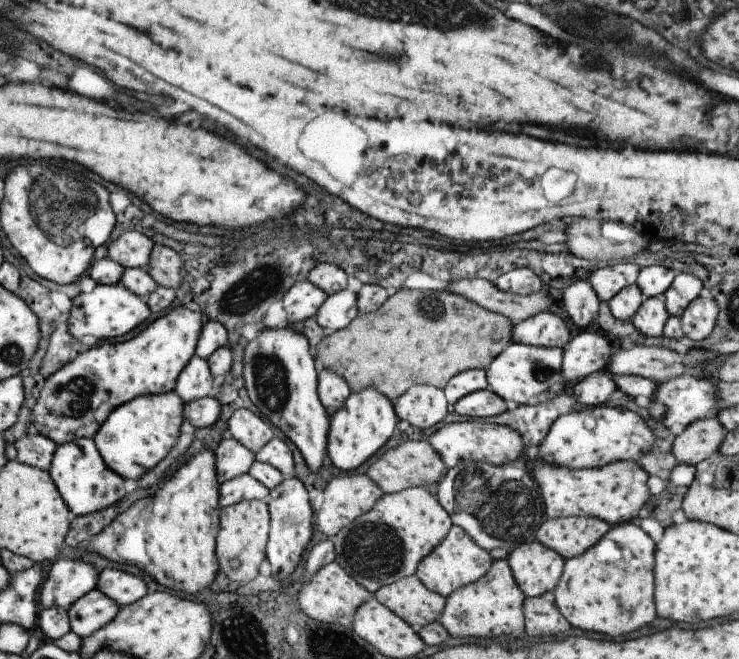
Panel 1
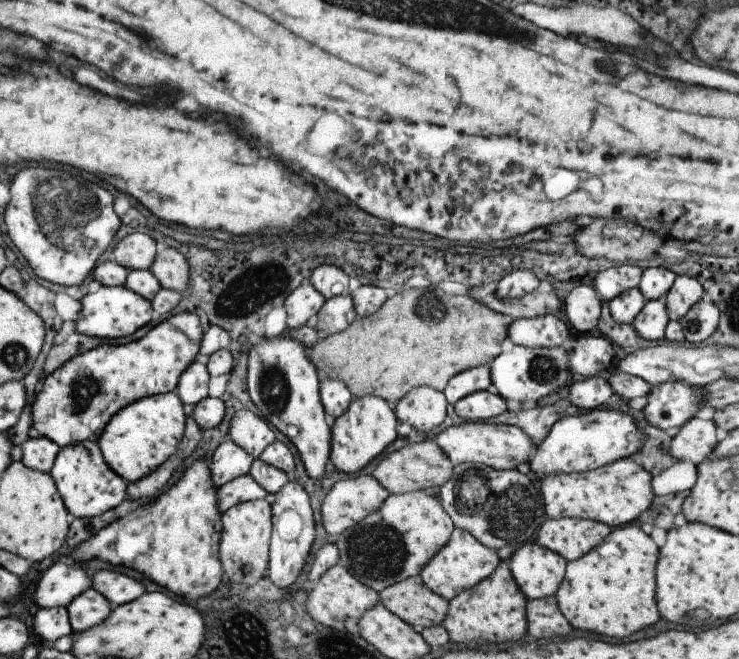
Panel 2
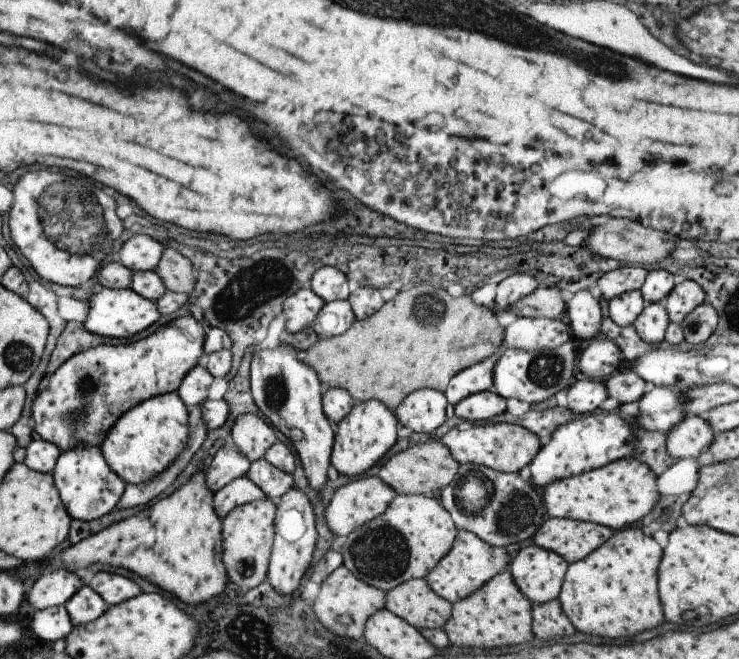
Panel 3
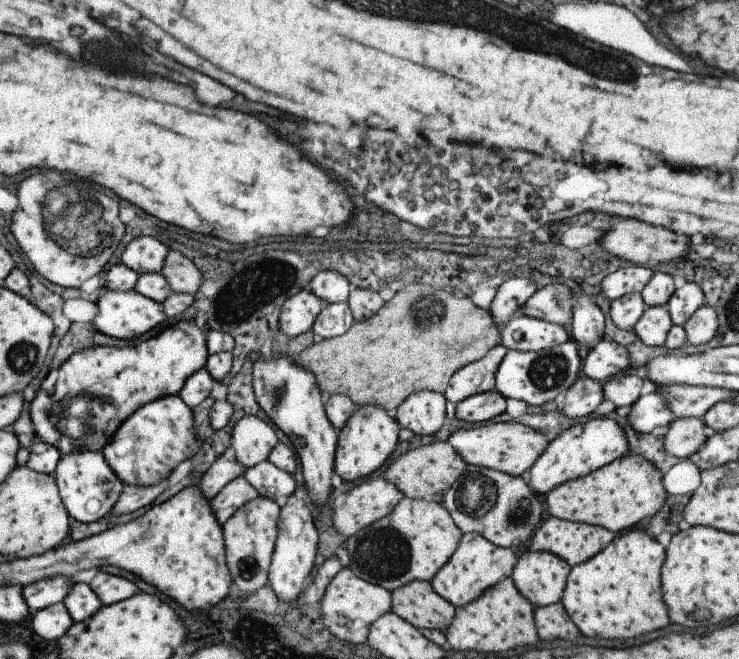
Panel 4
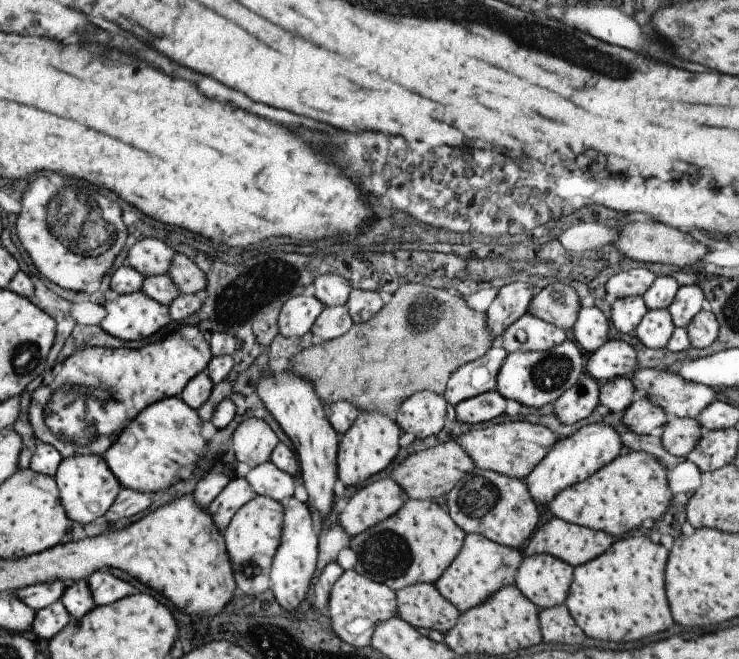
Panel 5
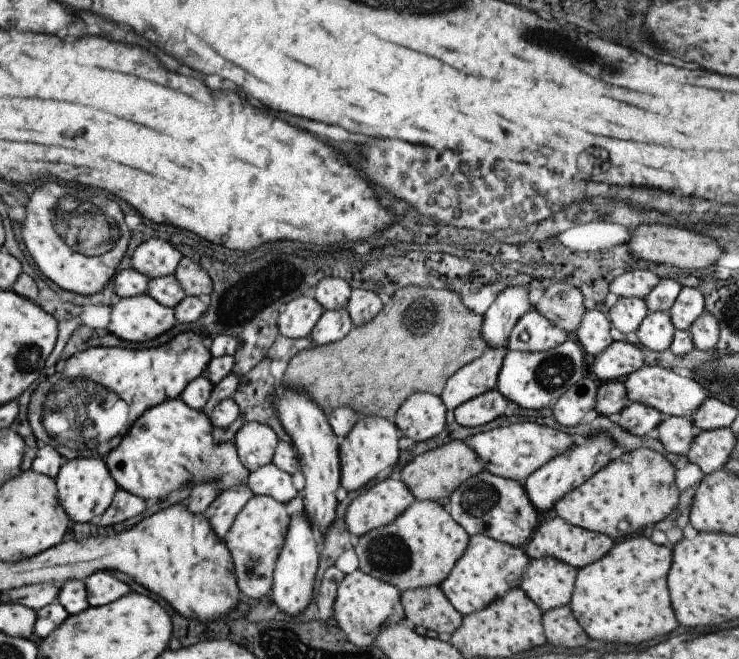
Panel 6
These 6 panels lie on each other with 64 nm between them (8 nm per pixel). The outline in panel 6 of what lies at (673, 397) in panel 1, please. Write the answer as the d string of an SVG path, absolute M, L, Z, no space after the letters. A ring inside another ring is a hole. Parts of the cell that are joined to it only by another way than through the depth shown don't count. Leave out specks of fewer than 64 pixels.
M631 403L620 412L617 418L619 428L629 434L644 436L666 419L665 414L657 412L657 409L645 406L641 403Z

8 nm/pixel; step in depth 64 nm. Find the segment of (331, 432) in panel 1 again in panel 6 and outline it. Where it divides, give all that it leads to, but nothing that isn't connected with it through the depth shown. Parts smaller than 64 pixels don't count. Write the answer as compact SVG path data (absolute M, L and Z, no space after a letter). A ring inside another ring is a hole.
M367 416L353 425L338 446L340 464L340 486L347 492L362 490L385 468L394 468L399 458L398 440L401 434L392 421L383 417Z

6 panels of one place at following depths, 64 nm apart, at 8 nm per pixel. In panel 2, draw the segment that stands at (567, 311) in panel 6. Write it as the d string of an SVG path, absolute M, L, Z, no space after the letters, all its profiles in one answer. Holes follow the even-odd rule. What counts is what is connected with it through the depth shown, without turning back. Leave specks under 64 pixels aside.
M537 292L527 293L524 297L512 299L498 299L494 294L477 301L485 304L492 311L507 315L515 319L528 319L536 316L553 315L562 302L558 301L556 293Z

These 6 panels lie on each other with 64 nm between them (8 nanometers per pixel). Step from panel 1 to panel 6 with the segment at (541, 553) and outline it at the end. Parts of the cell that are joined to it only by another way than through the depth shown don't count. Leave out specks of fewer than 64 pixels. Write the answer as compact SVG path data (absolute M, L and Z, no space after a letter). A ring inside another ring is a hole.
M549 556L530 559L520 589L541 612L569 604L578 569Z

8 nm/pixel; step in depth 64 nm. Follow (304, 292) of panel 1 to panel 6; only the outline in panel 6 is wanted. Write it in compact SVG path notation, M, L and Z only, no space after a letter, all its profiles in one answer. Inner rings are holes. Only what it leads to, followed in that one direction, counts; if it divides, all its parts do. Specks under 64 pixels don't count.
M300 296L290 300L276 318L278 334L290 339L307 337L322 311L315 299Z

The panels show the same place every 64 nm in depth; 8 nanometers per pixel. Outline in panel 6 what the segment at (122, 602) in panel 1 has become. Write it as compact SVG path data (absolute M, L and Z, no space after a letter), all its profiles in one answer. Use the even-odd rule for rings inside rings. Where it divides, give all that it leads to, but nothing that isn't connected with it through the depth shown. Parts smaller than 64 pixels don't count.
M95 571L82 581L86 588L89 607L109 604L130 592L130 588L124 582L113 578L109 571Z

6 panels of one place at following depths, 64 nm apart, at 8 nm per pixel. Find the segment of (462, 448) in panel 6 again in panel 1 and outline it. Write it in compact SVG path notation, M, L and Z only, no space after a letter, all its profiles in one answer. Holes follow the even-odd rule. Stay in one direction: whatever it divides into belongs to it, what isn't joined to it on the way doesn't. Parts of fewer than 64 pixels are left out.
M405 441L391 450L383 452L367 468L367 476L381 489L381 492L396 493L409 487L435 484L446 473L446 466L428 441Z

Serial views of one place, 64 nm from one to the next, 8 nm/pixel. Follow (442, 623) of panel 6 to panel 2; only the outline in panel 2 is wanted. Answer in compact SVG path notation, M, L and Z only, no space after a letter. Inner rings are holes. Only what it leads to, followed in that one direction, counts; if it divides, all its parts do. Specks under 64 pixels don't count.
M419 575L407 577L377 594L381 605L418 633L423 628L439 625L448 611L448 601L431 592Z

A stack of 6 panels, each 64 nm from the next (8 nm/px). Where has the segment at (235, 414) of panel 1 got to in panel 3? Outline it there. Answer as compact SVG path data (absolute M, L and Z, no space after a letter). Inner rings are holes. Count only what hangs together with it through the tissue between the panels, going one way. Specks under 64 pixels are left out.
M240 414L230 430L233 447L250 464L262 458L265 451L277 440L273 430L255 415Z

